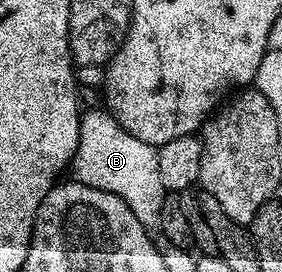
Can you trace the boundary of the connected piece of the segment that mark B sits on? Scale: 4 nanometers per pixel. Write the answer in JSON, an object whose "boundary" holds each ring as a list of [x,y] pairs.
{"boundary":[[[92,107],[81,114],[78,149],[70,164],[70,175],[75,182],[122,197],[144,227],[152,229],[159,224],[166,192],[162,177],[158,177],[158,150],[129,133],[111,111]]]}

